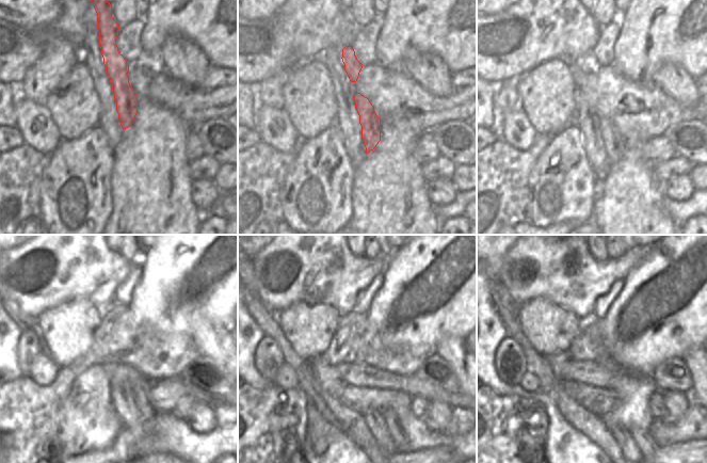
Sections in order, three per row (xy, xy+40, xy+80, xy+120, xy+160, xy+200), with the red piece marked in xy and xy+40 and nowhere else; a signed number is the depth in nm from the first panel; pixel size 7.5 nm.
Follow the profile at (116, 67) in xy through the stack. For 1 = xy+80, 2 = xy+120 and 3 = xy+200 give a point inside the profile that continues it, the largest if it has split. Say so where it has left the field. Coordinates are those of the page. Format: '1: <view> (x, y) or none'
1: xy+80 (613, 142)
2: xy+120 (138, 392)
3: xy+200 (642, 438)

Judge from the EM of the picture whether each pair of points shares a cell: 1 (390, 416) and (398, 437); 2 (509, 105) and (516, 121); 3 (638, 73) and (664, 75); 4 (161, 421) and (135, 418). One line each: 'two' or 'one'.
1: one
2: two
3: two
4: two

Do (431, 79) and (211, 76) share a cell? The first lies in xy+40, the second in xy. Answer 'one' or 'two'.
two

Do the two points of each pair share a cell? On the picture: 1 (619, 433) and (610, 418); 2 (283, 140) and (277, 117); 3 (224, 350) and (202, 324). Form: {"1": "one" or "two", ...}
{"1": "two", "2": "one", "3": "one"}

